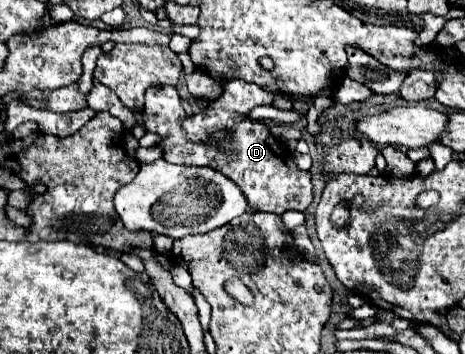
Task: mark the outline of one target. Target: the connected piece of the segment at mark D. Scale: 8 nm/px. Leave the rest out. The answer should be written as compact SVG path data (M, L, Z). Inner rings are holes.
M230 80L224 84L224 92L218 100L210 102L200 114L188 116L182 110L182 102L174 86L150 86L146 90L146 104L142 108L142 118L148 132L164 136L160 146L164 148L164 160L182 166L210 166L226 174L244 196L254 204L258 212L282 214L286 210L304 212L312 202L312 182L310 174L296 168L292 162L292 152L274 138L266 124L248 120L248 112L262 104L272 104L276 96L272 92L262 92L256 84L244 80ZM214 130L230 132L230 140L222 144L210 144L208 138Z

